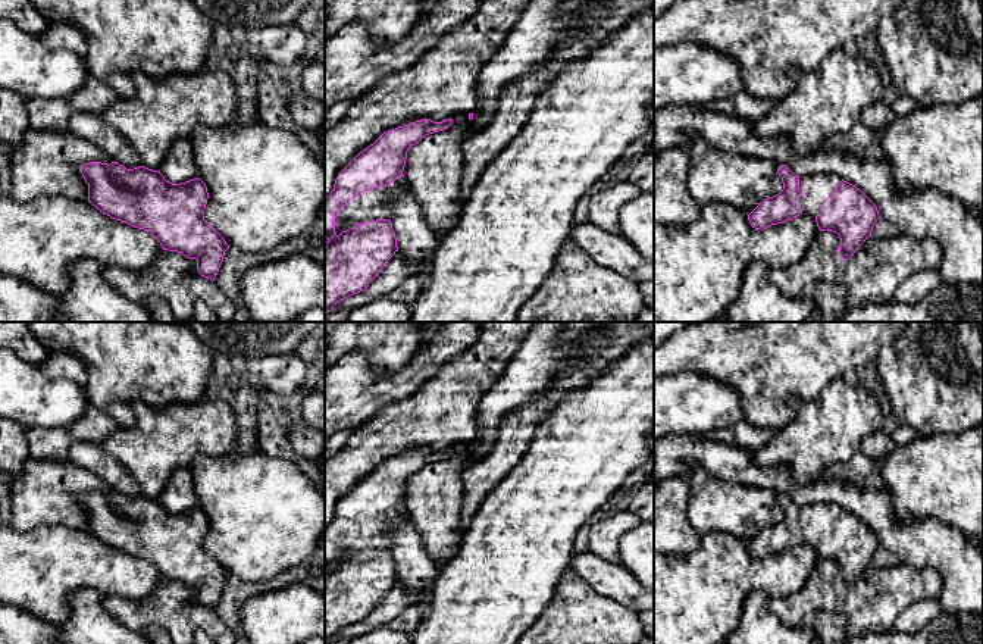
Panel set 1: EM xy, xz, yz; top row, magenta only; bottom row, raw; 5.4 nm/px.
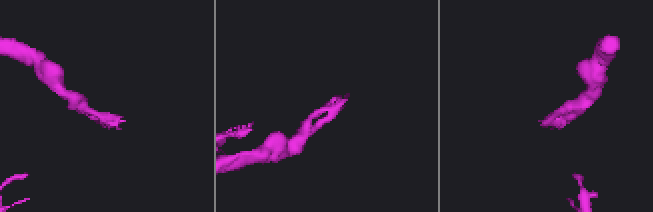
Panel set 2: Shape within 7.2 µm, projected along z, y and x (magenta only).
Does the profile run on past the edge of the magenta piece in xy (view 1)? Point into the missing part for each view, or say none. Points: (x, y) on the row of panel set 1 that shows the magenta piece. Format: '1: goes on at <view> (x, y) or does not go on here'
1: does not go on here

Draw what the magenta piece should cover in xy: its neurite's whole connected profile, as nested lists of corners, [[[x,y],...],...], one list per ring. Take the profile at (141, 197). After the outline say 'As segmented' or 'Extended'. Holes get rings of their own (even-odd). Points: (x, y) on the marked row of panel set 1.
[[[118,162],[85,163],[79,172],[96,209],[150,232],[163,250],[195,259],[198,273],[215,281],[229,246],[204,221],[209,193],[200,178],[172,184],[159,171],[126,169]]]. As segmented

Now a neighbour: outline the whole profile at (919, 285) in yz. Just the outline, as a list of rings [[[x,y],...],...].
[[[923,271],[902,282],[893,296],[901,304],[915,304],[943,282],[939,271]]]

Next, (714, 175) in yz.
[[[695,134],[683,149],[689,153],[688,190],[701,206],[720,201],[749,215],[761,201],[783,190],[782,178],[777,173],[779,165],[770,159],[720,150]]]

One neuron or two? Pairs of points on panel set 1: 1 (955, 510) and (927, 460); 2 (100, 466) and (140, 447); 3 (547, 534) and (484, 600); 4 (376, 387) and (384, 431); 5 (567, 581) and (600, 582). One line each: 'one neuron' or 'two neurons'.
1: one neuron
2: two neurons
3: one neuron
4: two neurons
5: two neurons

